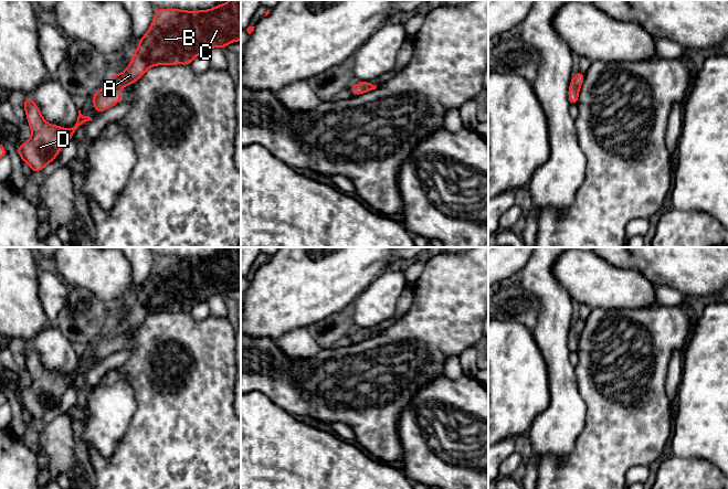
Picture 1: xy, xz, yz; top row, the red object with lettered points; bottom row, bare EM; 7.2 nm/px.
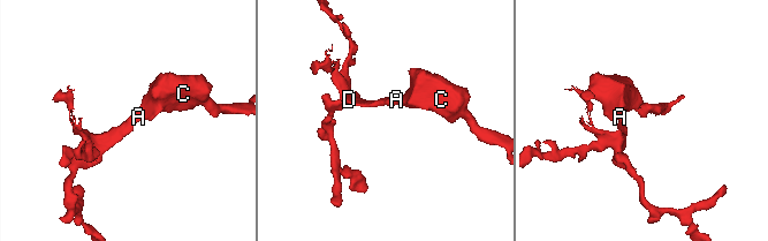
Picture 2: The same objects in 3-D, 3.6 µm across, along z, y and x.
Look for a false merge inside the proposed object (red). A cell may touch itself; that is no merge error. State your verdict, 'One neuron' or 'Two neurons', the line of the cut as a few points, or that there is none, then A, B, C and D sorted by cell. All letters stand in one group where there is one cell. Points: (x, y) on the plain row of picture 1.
One neuron. No split. Groups: A B C D

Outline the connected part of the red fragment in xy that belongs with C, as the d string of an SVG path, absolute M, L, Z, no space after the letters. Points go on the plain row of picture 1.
M230 247L208 257L188 258L180 256L156 256L151 273L137 290L128 315L118 321L112 321L110 329L91 344L97 361L120 350L122 336L133 332L149 315L158 312L188 312L201 301L208 301L212 295L225 297L229 290L241 288L241 247Z

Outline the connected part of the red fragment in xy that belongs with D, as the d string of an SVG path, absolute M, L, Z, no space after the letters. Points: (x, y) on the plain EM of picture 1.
M27 344L22 351L31 375L31 384L15 396L32 419L40 419L46 412L53 410L63 393L73 385L75 378L84 370L92 369L91 364L83 363L78 358L75 373L67 376L59 372L49 371L31 344Z

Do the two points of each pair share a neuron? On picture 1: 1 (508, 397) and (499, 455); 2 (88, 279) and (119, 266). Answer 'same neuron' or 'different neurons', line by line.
1: different neurons
2: same neuron

